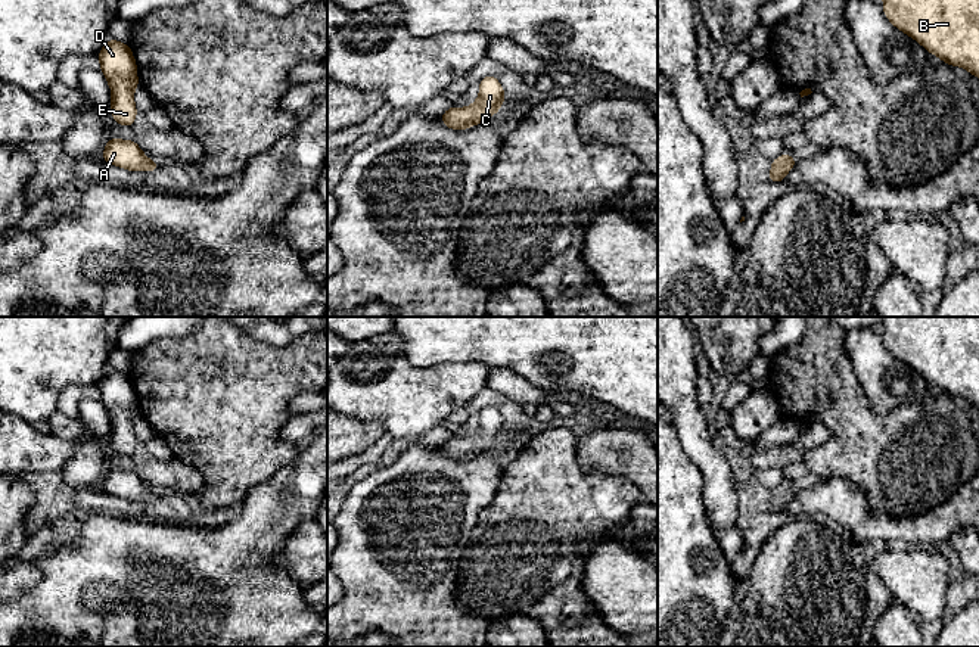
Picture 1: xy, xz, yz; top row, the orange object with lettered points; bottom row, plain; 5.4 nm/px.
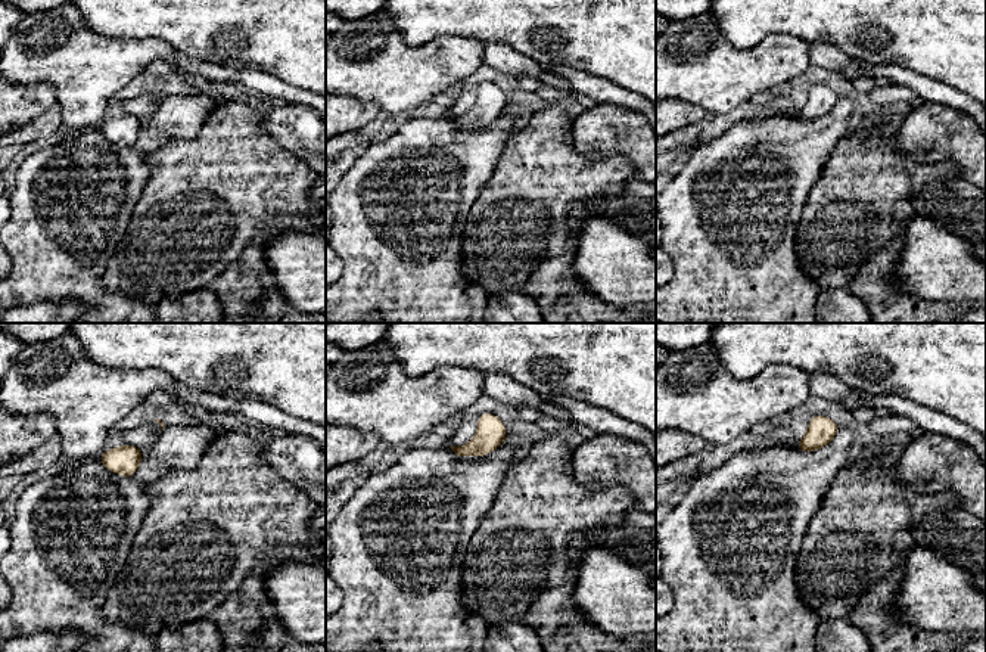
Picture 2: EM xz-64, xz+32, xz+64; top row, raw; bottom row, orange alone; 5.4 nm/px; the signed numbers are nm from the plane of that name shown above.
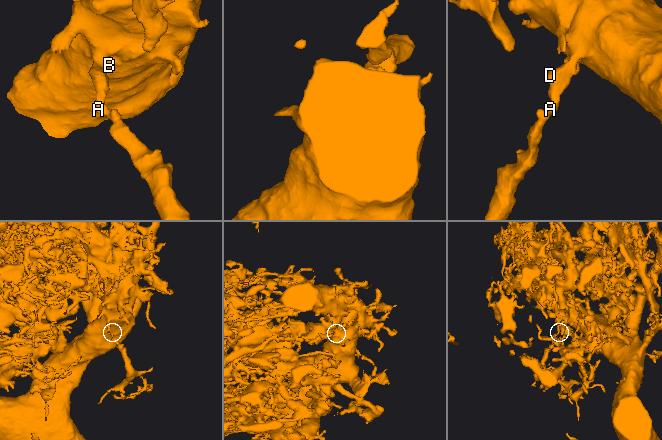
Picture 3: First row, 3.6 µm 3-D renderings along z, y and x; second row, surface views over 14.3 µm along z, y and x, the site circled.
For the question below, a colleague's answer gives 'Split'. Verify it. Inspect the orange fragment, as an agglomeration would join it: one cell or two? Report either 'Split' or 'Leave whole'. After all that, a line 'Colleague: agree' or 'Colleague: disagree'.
Leave whole
Colleague: disagree

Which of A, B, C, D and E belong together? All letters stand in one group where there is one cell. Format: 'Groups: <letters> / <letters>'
Groups: A B C D E

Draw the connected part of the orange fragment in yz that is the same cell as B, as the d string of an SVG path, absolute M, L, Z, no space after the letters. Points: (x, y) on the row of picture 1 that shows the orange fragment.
M883 0L893 27L979 78L979 0Z

